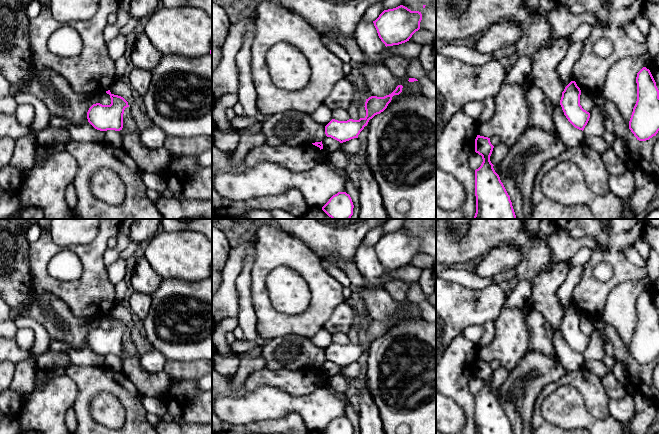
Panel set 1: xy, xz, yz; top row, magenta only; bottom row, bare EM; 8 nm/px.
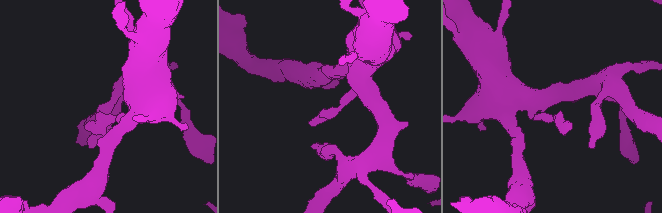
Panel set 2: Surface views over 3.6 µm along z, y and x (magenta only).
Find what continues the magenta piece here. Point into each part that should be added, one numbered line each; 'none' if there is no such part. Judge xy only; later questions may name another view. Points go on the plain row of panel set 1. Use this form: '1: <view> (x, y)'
none

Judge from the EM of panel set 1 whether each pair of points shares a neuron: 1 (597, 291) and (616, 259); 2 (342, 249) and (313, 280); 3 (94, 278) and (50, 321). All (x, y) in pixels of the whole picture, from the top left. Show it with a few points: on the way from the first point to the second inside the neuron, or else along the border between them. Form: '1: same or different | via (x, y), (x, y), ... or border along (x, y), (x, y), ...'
1: same | via (606, 287), (617, 276), (617, 268)
2: different | border along (310, 248), (325, 267)
3: different | border along (45, 294), (56, 295), (73, 314), (84, 317)

